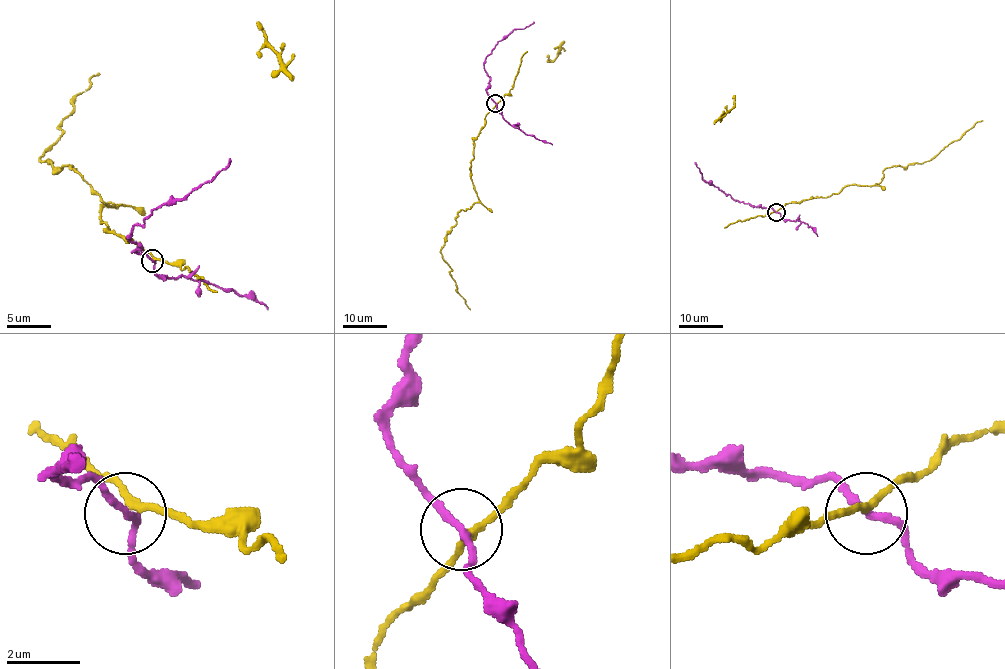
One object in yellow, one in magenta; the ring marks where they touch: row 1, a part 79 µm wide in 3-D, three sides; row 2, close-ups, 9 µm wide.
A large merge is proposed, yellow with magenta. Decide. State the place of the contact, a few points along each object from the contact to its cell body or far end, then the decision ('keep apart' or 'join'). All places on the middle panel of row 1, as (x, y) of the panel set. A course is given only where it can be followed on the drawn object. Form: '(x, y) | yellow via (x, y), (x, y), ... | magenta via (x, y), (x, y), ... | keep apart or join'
(495, 103) | yellow via (496, 103), (474, 141), (470, 172), (479, 201), (458, 213), (441, 252), (452, 269), (457, 292), (470, 310) | magenta via (495, 103), (486, 91), (490, 77), (483, 62), (498, 41), (514, 29), (522, 29), (533, 22) | keep apart

